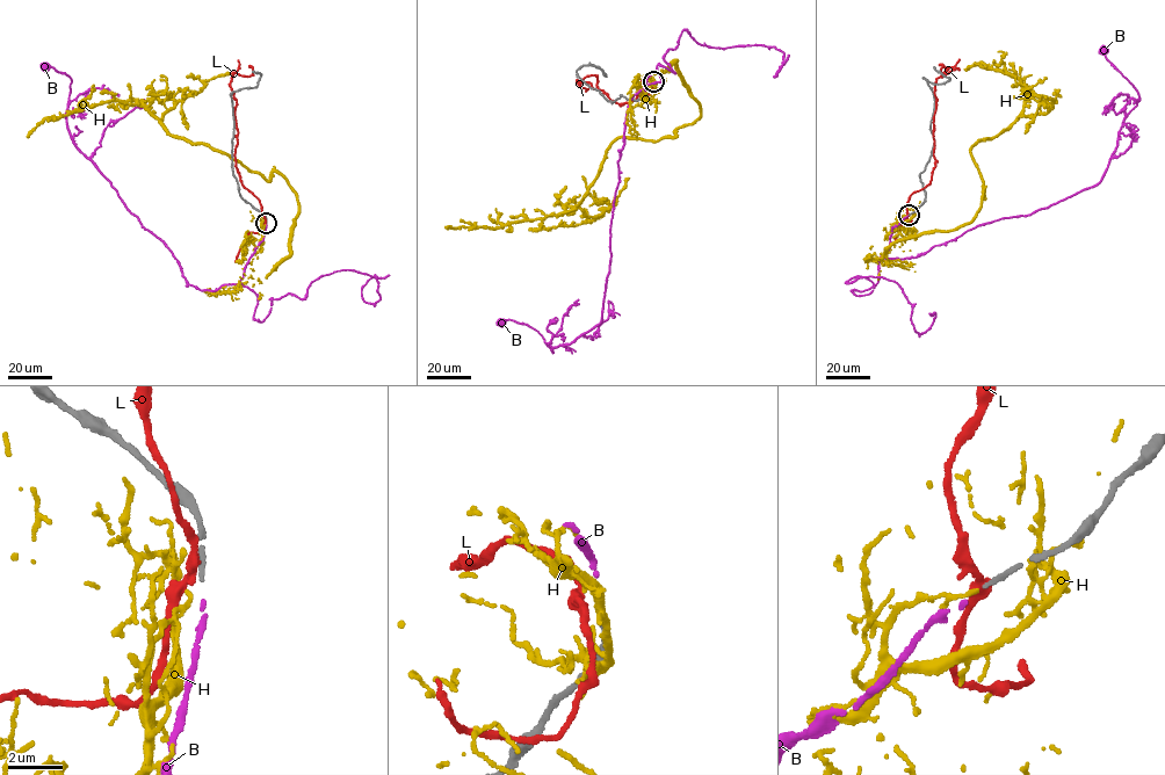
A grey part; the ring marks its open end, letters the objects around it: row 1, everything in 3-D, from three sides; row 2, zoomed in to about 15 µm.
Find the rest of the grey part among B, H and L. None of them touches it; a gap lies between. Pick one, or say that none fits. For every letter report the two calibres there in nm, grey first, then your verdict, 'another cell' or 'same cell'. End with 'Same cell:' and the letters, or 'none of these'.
B: 160/120 nm | same cell
H: 160/130 nm | another cell
L: 160/360 nm | another cell
Same cell: B

